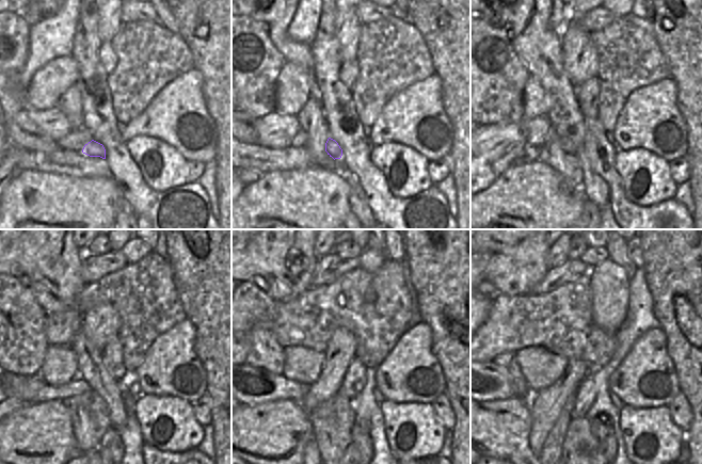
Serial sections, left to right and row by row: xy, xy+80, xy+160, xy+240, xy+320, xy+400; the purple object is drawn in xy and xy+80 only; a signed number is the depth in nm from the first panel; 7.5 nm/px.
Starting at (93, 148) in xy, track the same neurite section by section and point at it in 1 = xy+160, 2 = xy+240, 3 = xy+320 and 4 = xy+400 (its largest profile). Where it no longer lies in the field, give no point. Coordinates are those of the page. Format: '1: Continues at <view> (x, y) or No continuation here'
1: Continues at xy+160 (568, 146)
2: Continues at xy+240 (32, 389)
3: Continues at xy+320 (253, 386)
4: Continues at xy+400 (492, 382)

